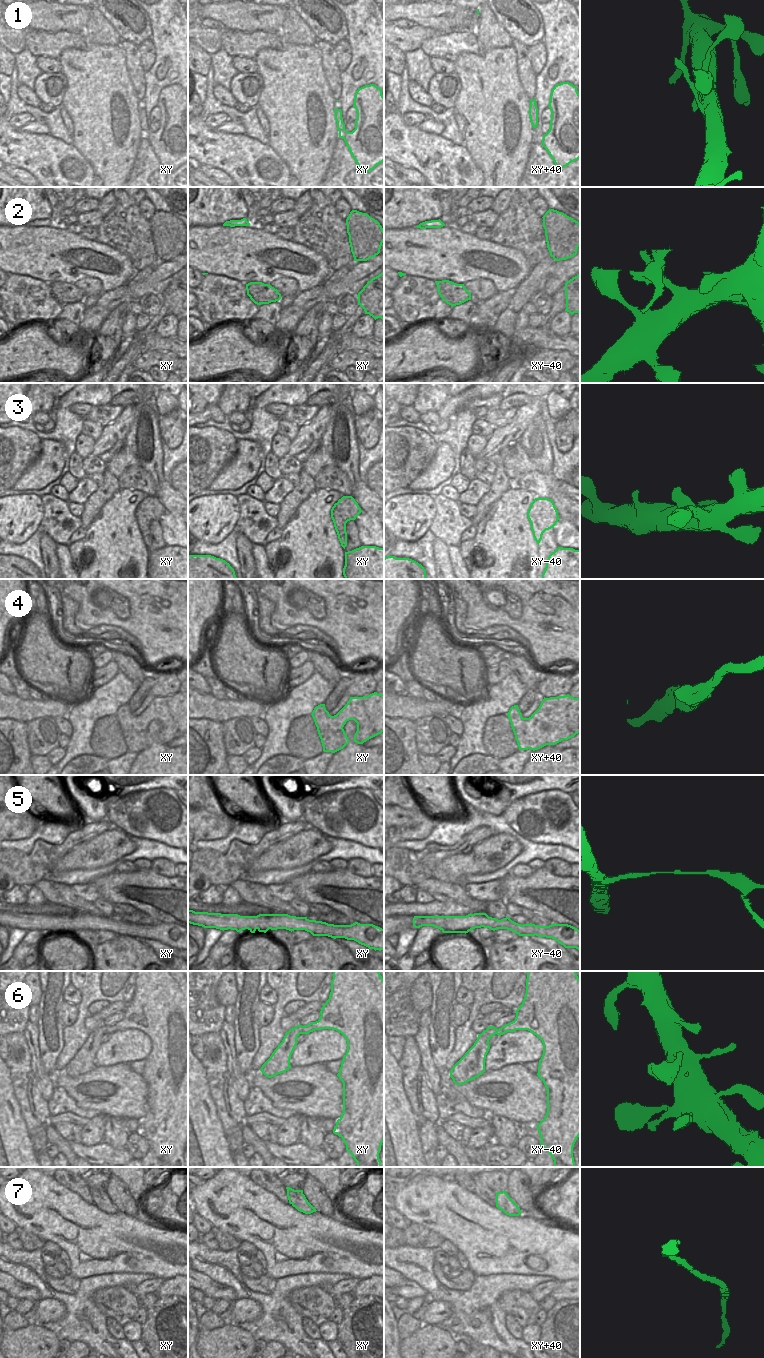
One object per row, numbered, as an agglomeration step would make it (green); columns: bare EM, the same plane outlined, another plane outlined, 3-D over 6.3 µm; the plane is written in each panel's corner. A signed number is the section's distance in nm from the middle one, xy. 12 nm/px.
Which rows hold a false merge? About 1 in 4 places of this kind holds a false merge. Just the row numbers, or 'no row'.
2

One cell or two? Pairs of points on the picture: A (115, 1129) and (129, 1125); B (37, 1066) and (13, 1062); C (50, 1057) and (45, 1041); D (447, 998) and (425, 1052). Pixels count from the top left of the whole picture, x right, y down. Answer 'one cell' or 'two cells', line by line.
A: two cells
B: two cells
C: one cell
D: two cells

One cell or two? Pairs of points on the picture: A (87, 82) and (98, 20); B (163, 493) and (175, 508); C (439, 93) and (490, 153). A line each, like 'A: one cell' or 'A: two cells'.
A: two cells
B: one cell
C: two cells

